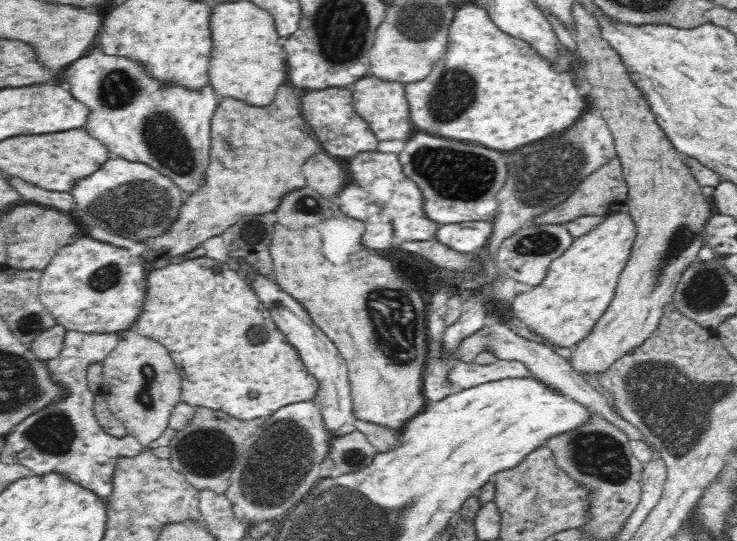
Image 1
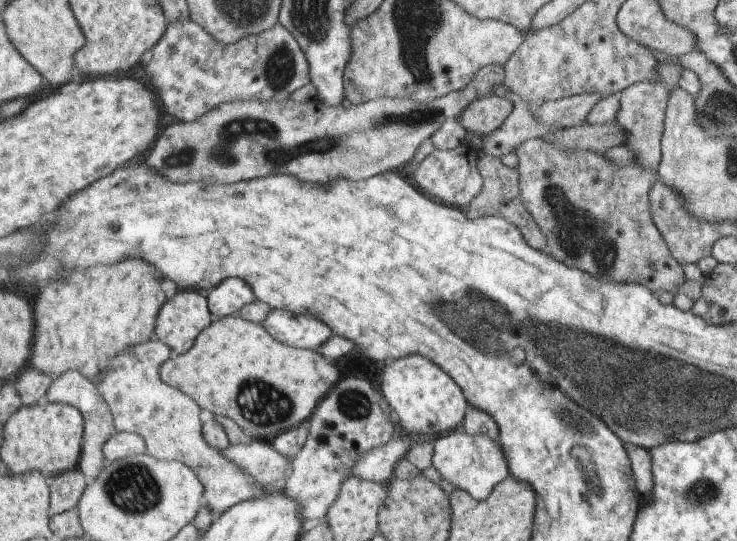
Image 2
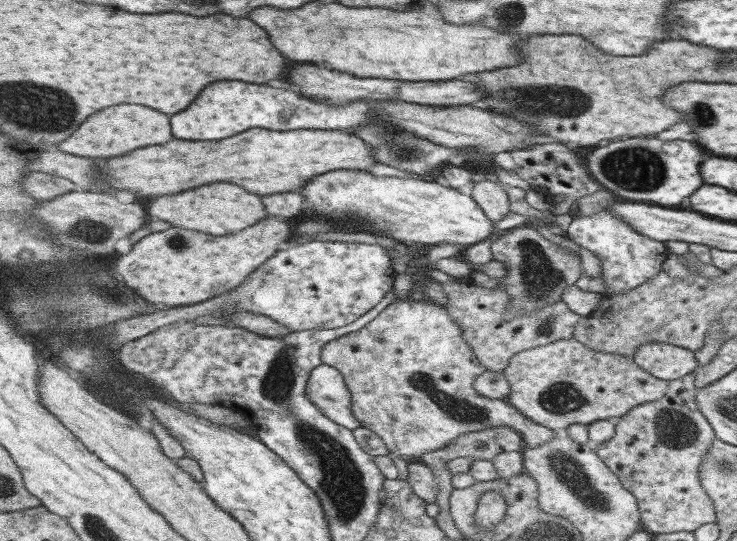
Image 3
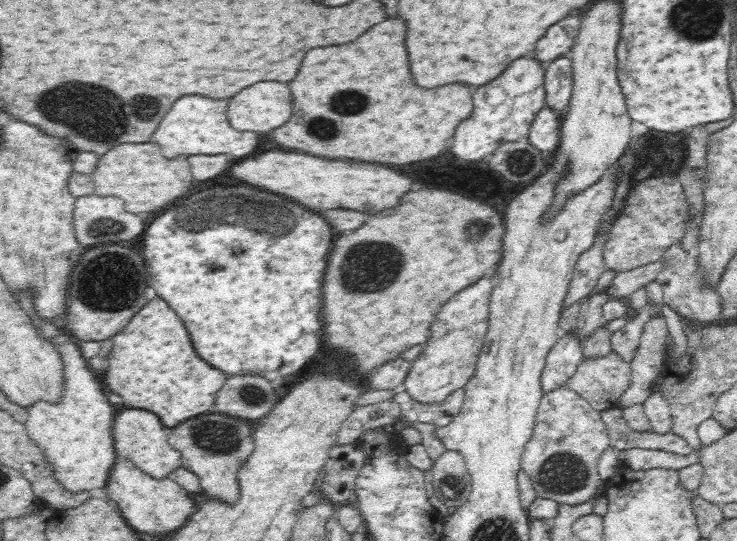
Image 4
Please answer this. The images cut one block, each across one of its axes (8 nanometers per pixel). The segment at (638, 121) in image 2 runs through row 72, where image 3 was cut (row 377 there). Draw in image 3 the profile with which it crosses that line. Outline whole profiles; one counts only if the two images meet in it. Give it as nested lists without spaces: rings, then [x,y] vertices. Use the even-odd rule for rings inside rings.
[[[645,342],[633,354],[633,362],[657,380],[673,382],[689,372],[697,370],[695,352],[687,348],[677,348],[663,342]]]

